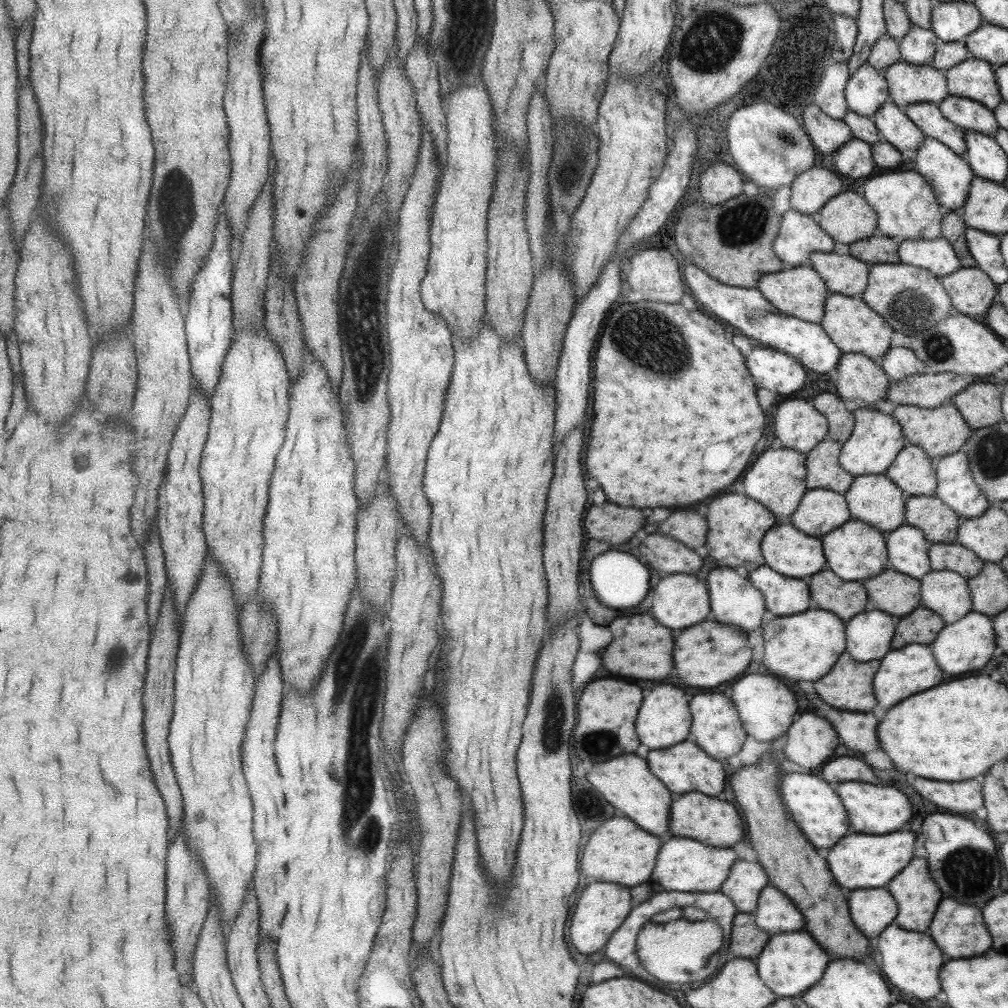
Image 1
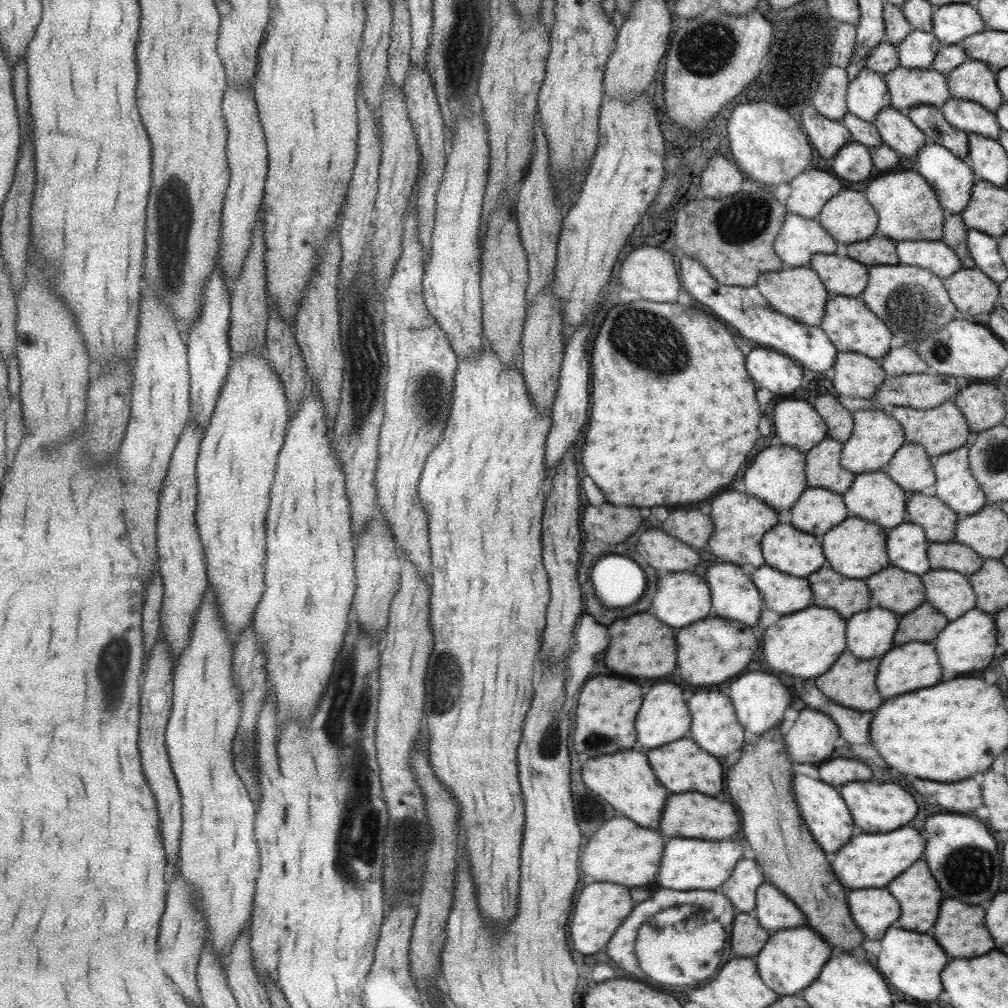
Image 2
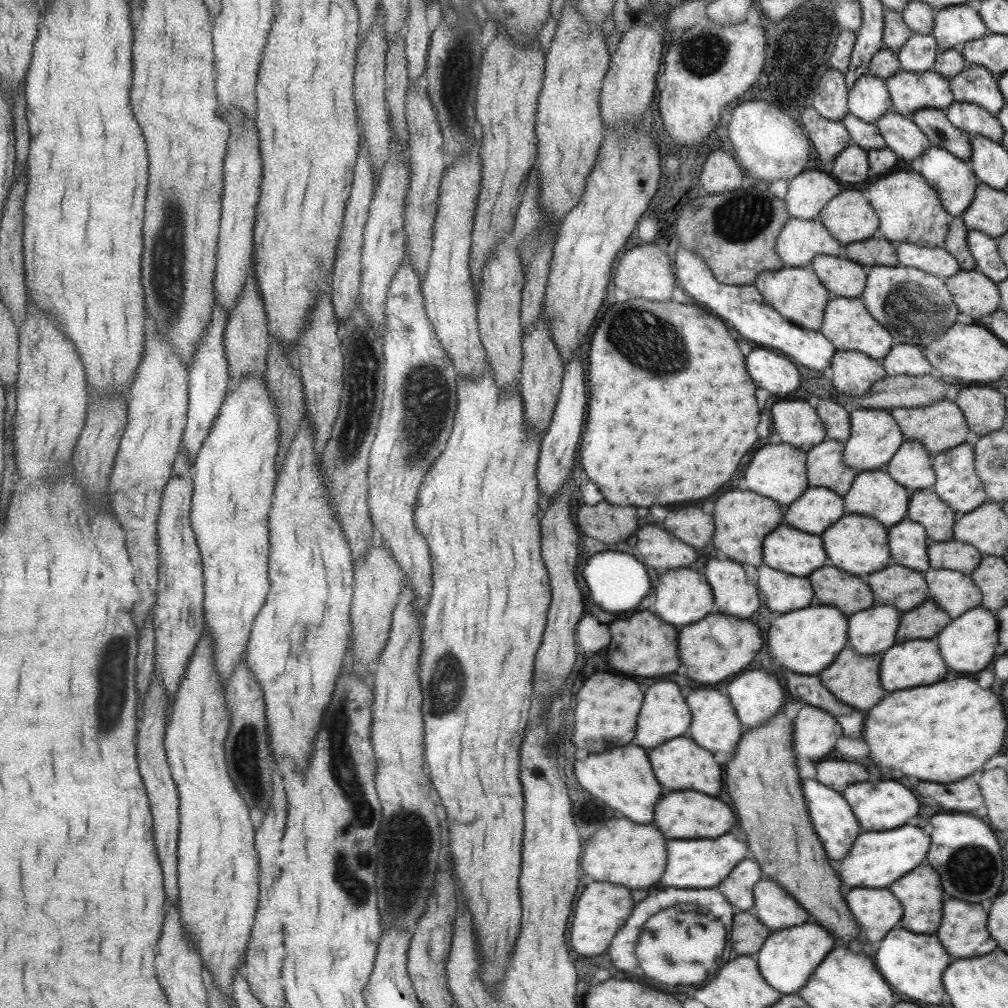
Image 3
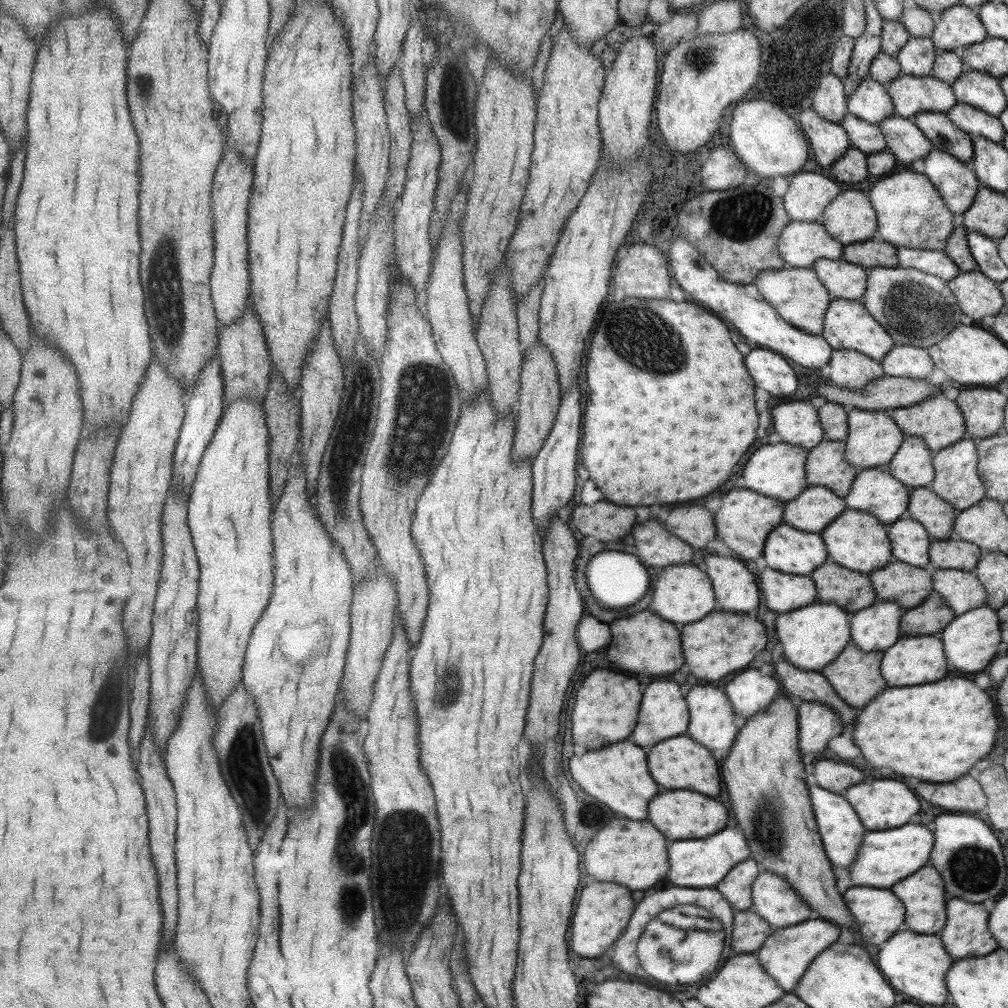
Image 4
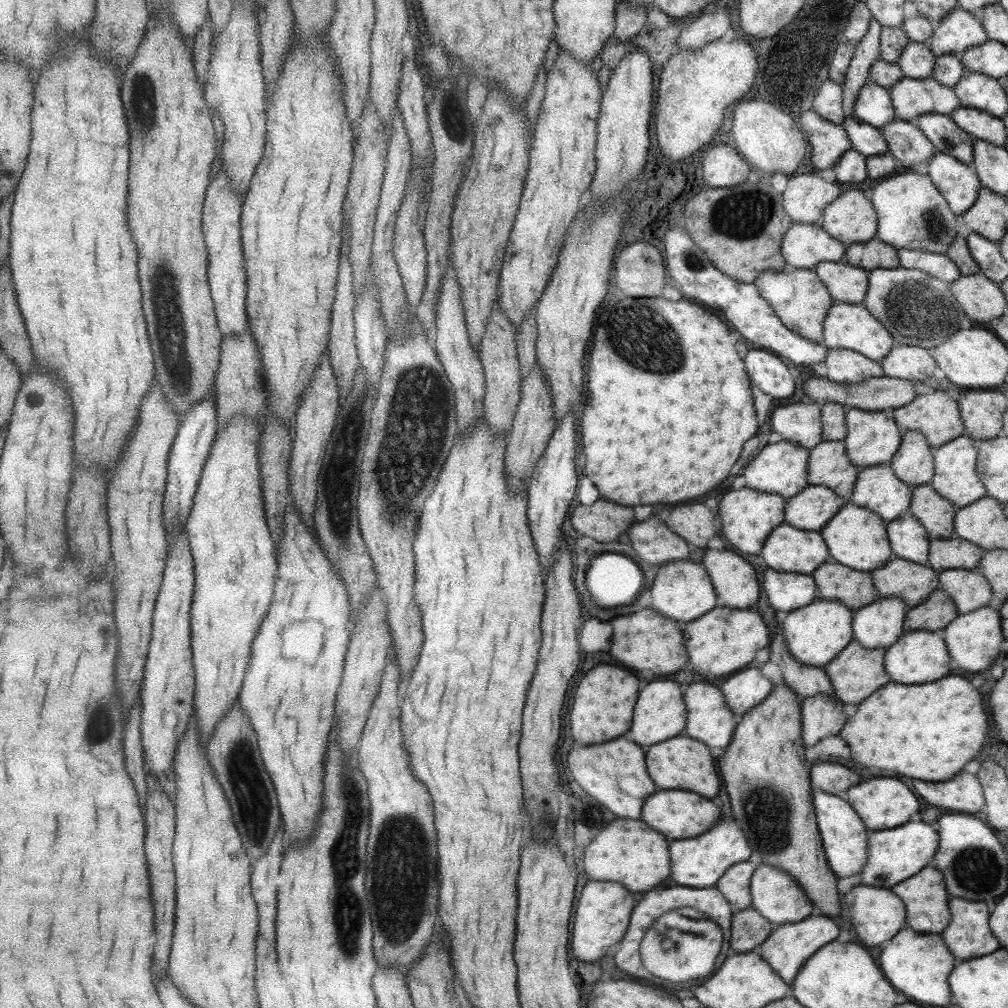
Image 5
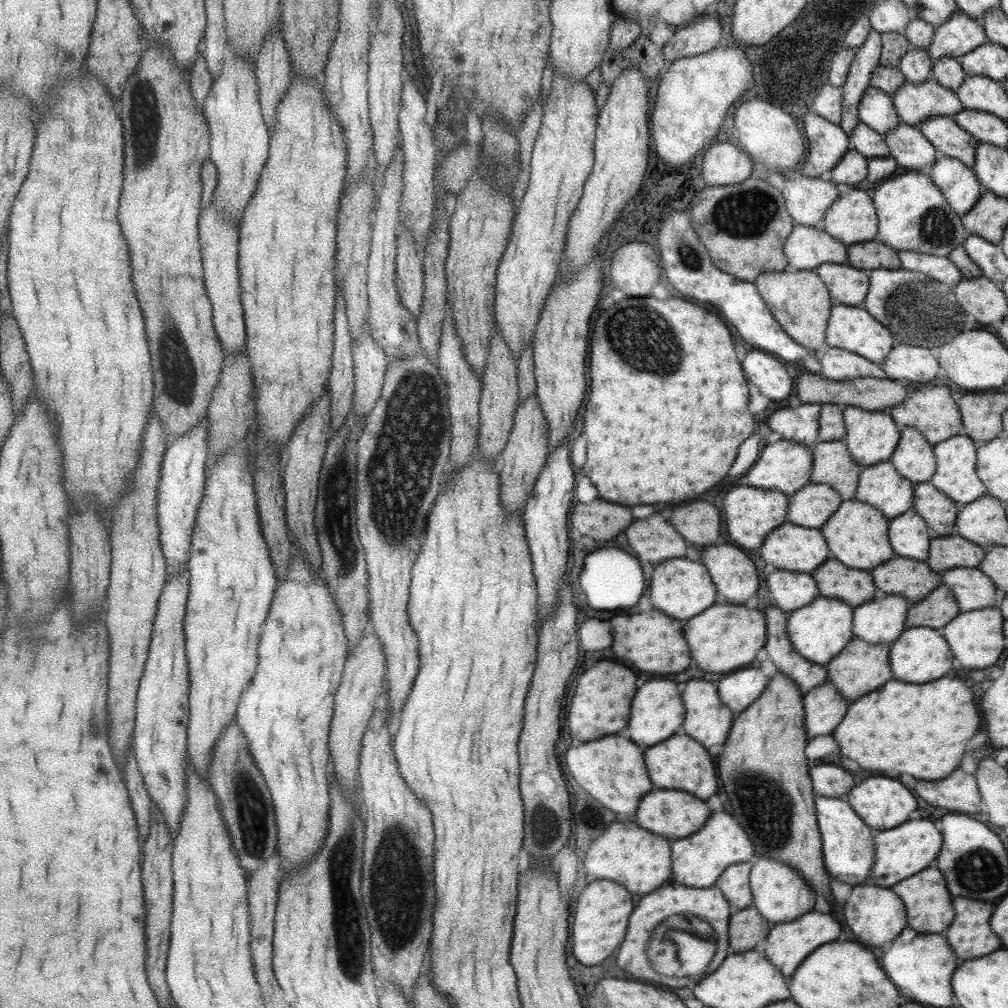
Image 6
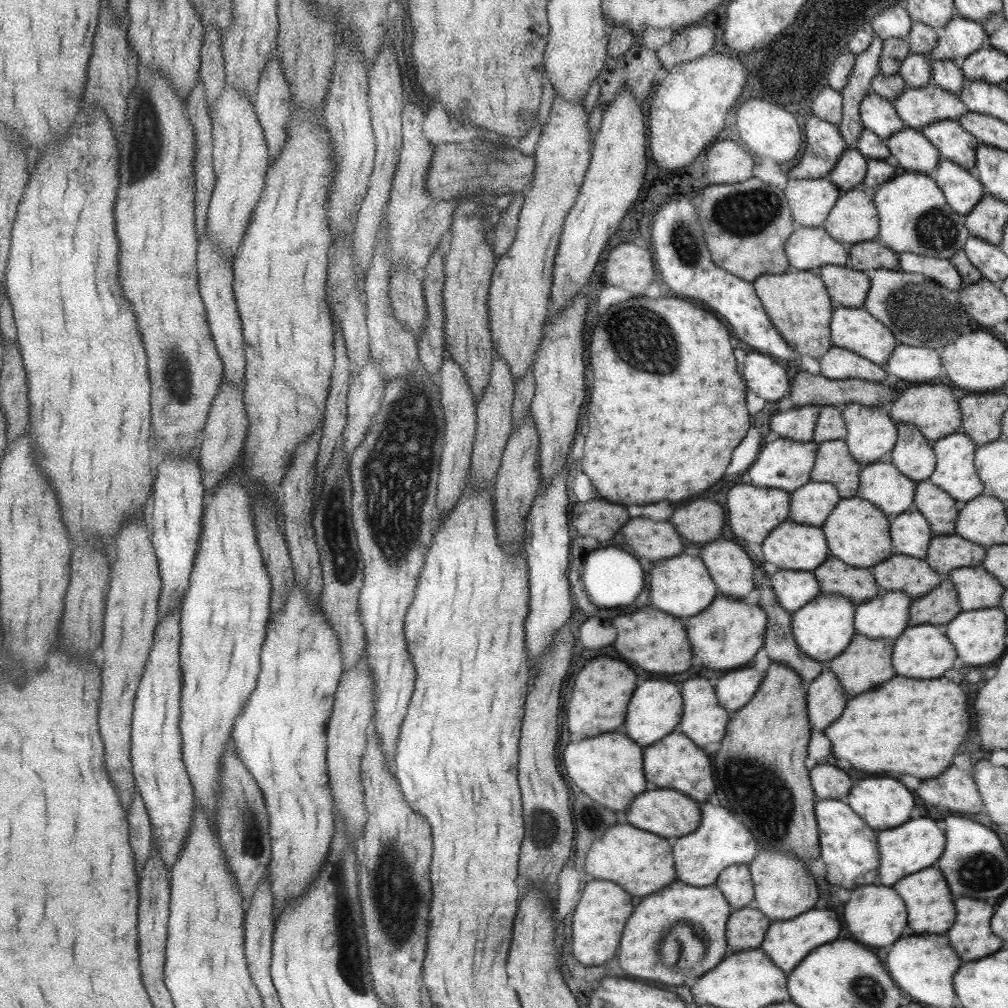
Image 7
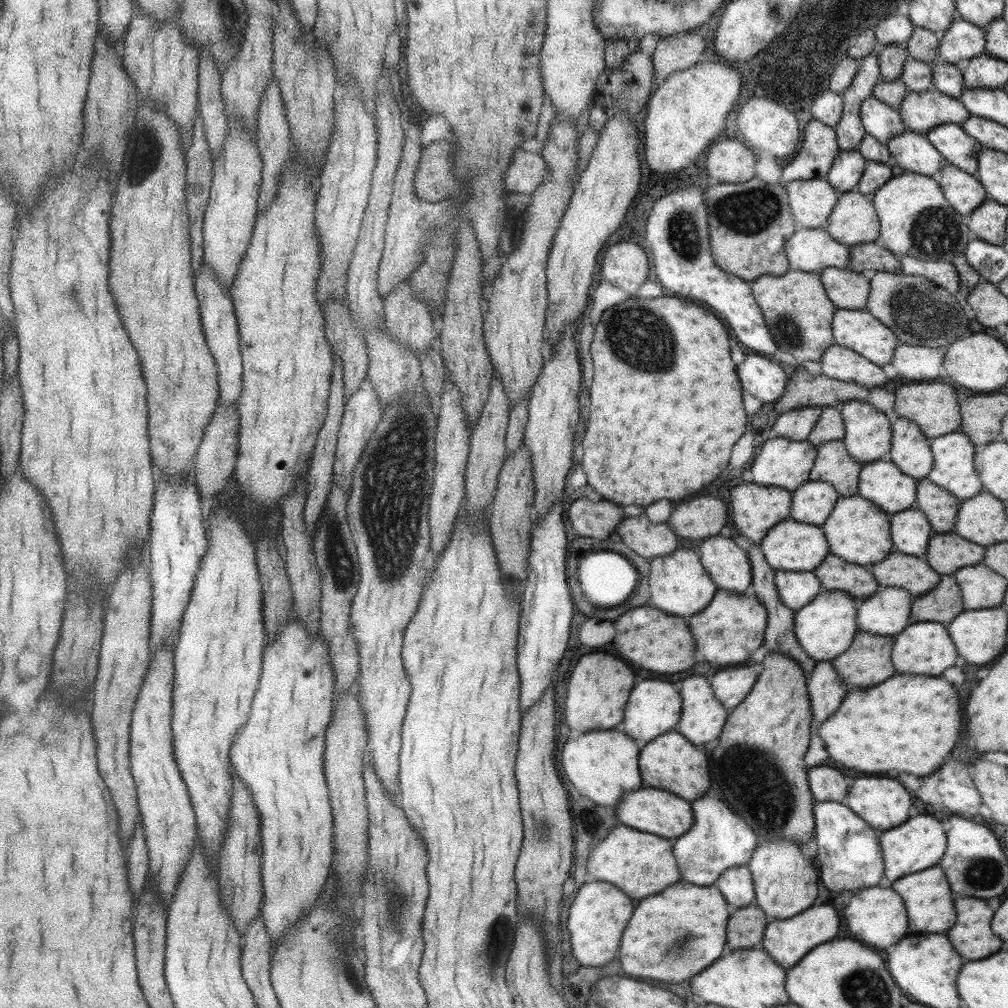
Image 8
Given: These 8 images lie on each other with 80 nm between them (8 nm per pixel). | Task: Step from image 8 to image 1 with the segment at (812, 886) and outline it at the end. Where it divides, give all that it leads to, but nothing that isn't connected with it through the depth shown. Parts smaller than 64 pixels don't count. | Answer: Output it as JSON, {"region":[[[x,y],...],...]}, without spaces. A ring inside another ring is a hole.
{"region":[[[771,884],[759,891],[753,915],[755,924],[770,935],[804,928],[804,916],[799,909]]]}

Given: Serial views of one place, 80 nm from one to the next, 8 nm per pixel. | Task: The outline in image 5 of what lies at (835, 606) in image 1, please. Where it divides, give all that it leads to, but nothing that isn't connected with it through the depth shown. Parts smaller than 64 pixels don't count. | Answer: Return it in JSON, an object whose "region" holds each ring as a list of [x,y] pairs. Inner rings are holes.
{"region":[[[829,560],[810,575],[817,585],[817,598],[840,602],[853,611],[879,598],[867,571],[853,570]]]}

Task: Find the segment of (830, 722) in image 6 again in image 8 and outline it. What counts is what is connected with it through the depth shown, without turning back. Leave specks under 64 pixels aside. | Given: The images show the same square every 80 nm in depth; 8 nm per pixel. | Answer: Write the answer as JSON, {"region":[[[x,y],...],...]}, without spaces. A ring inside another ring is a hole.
{"region":[[[816,661],[810,673],[806,675],[806,687],[812,718],[817,722],[823,722],[827,714],[835,712],[849,689],[843,684],[832,661]]]}

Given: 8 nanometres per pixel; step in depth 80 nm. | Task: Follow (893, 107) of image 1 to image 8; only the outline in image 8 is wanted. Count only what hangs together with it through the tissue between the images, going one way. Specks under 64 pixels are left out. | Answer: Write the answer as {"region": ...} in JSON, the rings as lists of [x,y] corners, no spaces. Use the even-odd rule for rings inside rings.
{"region":[[[905,130],[885,143],[895,168],[932,177],[939,172],[944,158],[924,134]]]}

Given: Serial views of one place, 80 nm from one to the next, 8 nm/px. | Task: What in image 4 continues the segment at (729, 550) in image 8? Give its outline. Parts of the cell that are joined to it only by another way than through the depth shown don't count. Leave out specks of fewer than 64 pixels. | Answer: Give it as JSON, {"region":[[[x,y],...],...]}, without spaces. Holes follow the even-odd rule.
{"region":[[[714,553],[705,556],[701,563],[705,565],[704,571],[710,578],[714,590],[715,610],[723,609],[738,613],[755,613],[761,594],[753,574],[743,565],[743,561],[735,558],[735,556],[719,556]]]}

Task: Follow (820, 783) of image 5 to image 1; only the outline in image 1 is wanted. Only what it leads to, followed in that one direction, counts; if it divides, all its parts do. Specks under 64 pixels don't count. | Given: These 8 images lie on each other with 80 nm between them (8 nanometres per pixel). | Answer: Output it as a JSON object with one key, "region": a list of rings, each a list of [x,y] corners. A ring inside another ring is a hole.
{"region":[[[849,756],[835,757],[835,760],[826,762],[821,768],[821,778],[827,784],[831,784],[831,788],[835,788],[839,782],[845,782],[845,780],[859,780],[859,782],[871,782],[871,784],[877,782],[875,774],[865,762]]]}

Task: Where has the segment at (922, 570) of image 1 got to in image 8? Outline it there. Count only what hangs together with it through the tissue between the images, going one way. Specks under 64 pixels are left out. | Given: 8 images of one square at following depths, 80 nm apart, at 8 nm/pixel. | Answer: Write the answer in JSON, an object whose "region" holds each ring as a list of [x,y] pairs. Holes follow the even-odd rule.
{"region":[[[911,506],[889,515],[889,524],[893,550],[914,557],[925,557],[933,530],[921,510]]]}

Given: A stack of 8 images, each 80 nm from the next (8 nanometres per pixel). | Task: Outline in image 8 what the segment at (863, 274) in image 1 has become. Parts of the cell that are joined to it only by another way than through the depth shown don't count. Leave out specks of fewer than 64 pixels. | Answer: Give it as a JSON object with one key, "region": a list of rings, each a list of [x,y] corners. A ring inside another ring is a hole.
{"region":[[[827,267],[818,273],[825,294],[836,309],[864,309],[870,291],[867,278],[848,268]]]}

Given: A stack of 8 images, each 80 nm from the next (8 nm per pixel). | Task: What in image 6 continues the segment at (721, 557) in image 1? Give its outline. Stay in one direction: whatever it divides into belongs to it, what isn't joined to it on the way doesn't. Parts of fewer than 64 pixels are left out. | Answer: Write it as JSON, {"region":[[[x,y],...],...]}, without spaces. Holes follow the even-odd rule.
{"region":[[[735,486],[723,498],[723,520],[727,534],[739,548],[760,548],[764,538],[786,521],[788,496],[775,489],[758,489],[752,486]]]}

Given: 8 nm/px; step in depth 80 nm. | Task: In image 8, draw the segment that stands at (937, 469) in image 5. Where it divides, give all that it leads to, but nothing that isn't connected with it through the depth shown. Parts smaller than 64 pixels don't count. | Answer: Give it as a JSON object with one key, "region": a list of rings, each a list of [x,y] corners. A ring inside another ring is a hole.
{"region":[[[953,431],[929,440],[929,448],[932,452],[932,467],[924,477],[944,488],[949,494],[956,496],[960,501],[975,496],[982,491],[982,484],[975,473],[973,457],[975,445],[962,432]]]}

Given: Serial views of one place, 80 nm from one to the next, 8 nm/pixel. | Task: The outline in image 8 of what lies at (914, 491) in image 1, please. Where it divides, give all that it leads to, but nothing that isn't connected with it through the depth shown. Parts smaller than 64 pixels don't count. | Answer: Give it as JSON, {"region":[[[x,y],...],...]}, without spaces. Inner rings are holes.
{"region":[[[896,416],[890,423],[890,449],[886,458],[902,474],[922,479],[931,470],[933,462],[929,440],[911,419]]]}

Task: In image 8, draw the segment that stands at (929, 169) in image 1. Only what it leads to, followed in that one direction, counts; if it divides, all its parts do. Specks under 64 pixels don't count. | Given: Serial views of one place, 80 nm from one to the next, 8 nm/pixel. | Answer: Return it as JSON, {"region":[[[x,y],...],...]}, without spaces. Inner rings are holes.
{"region":[[[942,165],[938,181],[945,200],[955,213],[969,216],[986,200],[986,192],[975,175],[951,165]]]}

